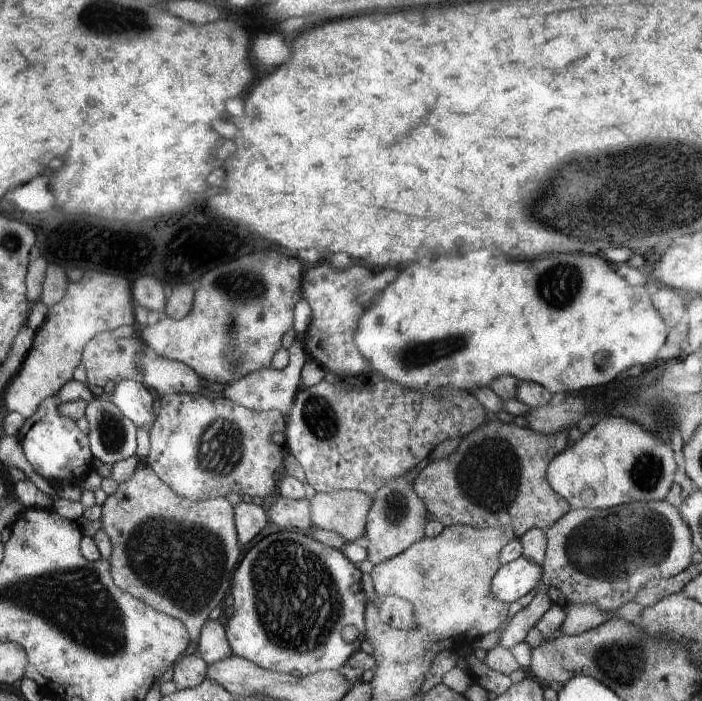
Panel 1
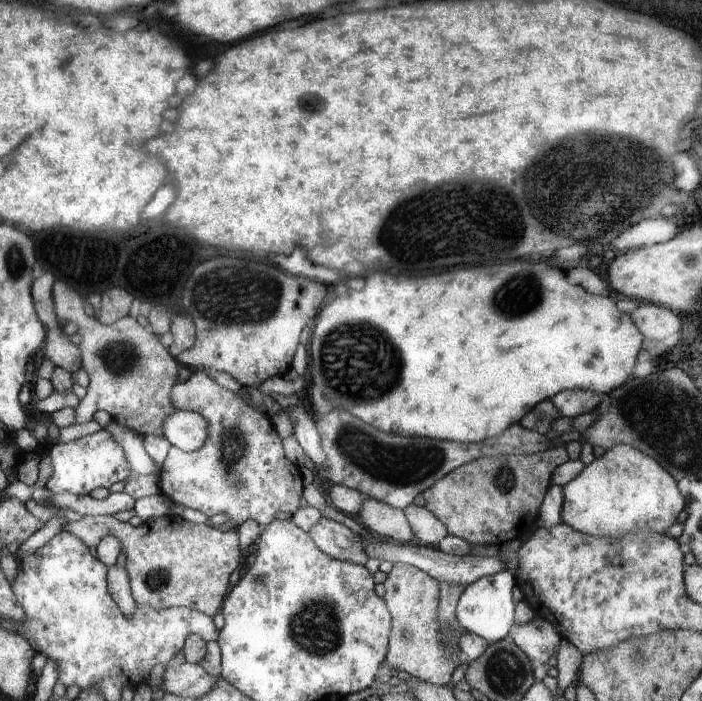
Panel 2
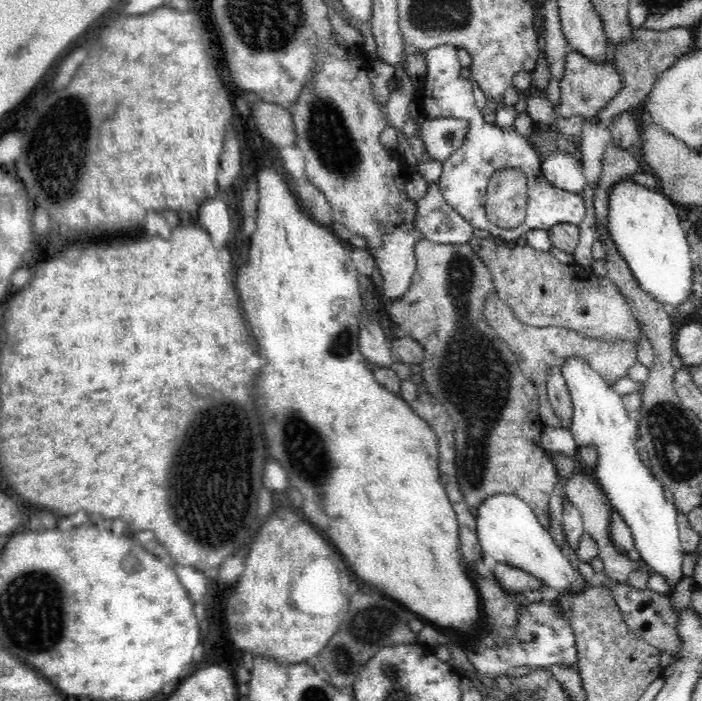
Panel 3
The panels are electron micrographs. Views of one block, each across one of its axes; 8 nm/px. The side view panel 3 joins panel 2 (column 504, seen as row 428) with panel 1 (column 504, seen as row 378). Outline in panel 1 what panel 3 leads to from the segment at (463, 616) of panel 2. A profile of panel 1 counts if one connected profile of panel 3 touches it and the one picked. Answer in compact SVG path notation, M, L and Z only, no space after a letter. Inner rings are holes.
M517 558L501 566L491 578L491 596L503 604L513 604L527 596L541 580L543 568L525 558Z

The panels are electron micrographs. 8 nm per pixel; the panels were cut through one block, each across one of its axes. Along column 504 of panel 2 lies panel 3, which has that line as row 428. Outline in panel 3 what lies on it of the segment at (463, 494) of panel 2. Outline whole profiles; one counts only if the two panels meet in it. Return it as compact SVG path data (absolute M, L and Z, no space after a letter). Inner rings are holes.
M422 238L414 246L414 256L416 274L412 286L402 300L386 300L386 312L396 326L404 328L410 338L424 346L424 386L428 388L428 394L444 404L456 424L456 478L466 504L478 508L494 494L512 494L532 506L542 526L550 528L550 496L558 474L546 448L540 446L544 424L538 414L538 388L522 374L508 344L500 340L486 320L486 302L496 294L492 272L470 244L438 244Z

